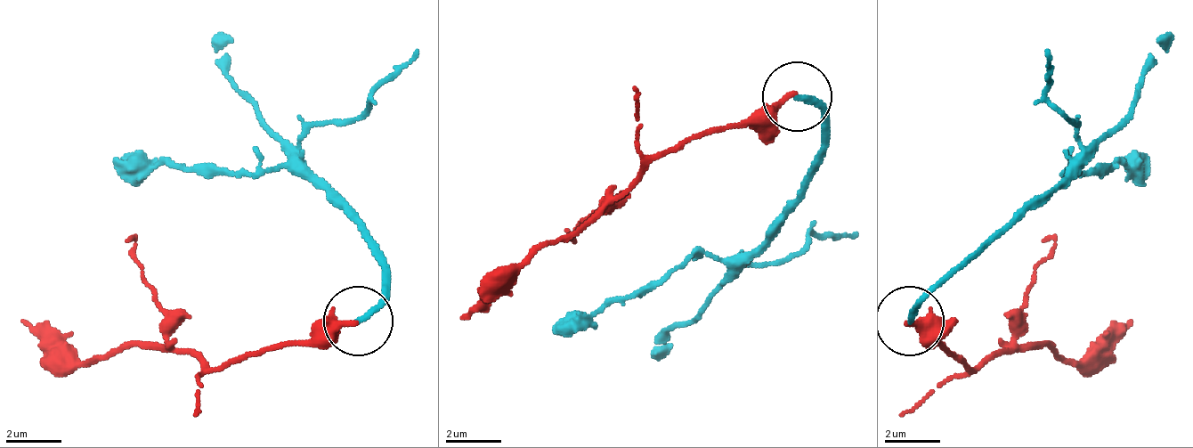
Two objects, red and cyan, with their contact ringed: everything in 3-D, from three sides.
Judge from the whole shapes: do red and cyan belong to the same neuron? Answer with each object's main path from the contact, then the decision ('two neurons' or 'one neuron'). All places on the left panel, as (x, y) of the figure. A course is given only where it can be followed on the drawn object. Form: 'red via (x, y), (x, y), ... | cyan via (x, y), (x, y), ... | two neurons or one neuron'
red via (356, 322), (223, 364), (133, 343), (64, 357), (22, 322) | cyan via (356, 322), (384, 295), (384, 266), (307, 176), (258, 169), (203, 176), (133, 162), (112, 169) | two neurons

